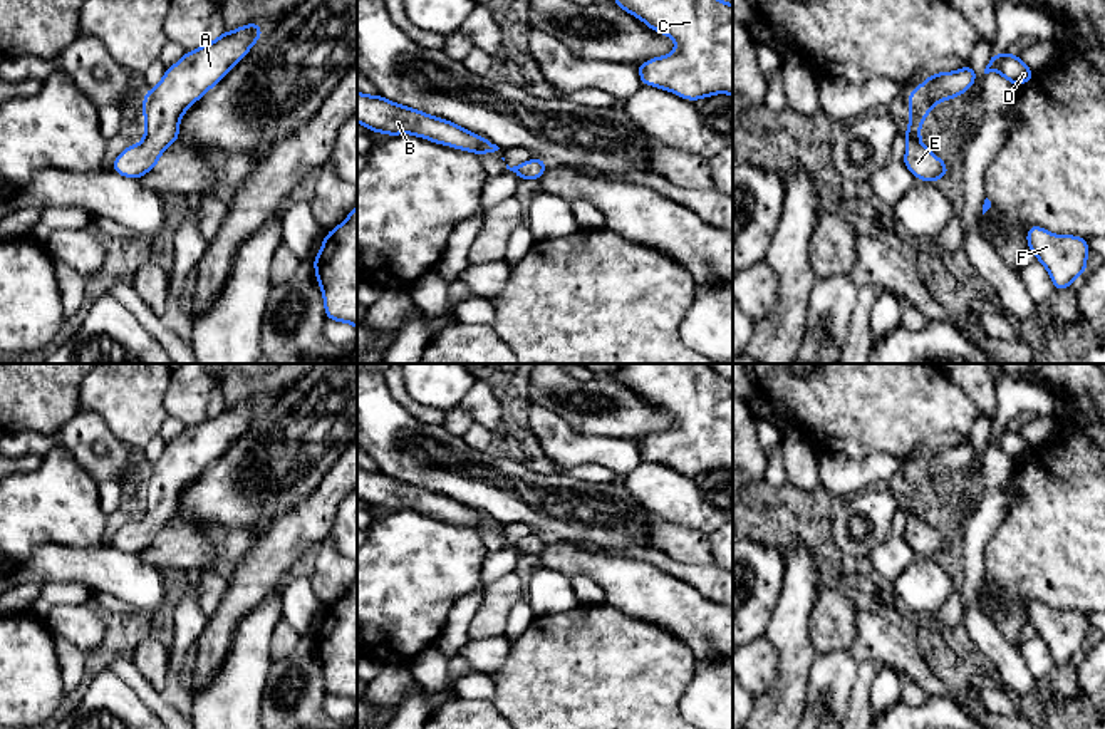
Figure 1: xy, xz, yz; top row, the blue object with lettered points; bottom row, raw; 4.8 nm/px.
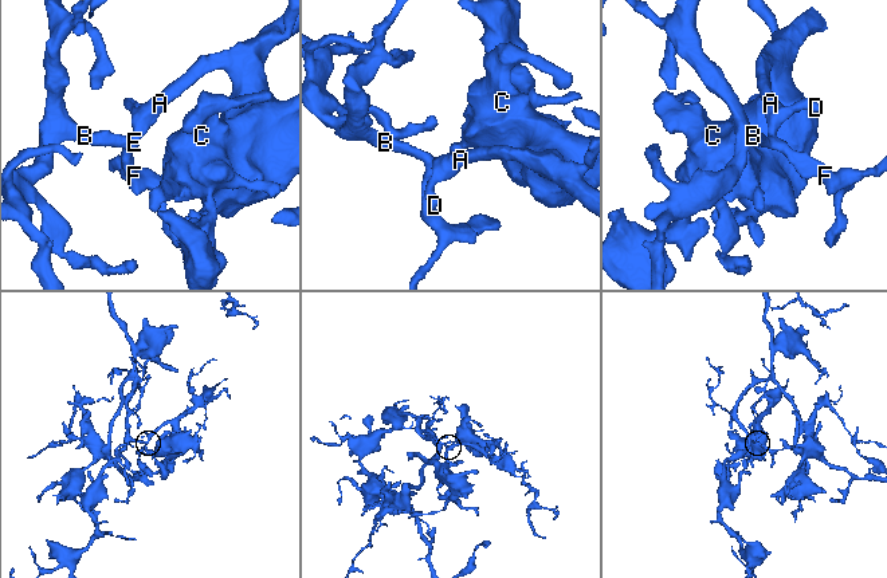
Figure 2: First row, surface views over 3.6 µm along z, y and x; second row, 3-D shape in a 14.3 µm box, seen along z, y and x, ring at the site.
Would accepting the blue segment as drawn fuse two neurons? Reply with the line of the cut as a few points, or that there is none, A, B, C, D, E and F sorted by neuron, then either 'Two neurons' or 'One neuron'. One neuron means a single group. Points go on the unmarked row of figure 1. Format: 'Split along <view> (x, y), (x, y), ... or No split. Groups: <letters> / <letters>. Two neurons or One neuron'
No split. Groups: A B C D E F. One neuron

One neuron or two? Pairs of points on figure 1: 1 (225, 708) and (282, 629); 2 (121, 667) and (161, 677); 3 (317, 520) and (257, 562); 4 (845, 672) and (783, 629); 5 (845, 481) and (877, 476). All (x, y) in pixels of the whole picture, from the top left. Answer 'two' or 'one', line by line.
1: two
2: two
3: one
4: two
5: one

